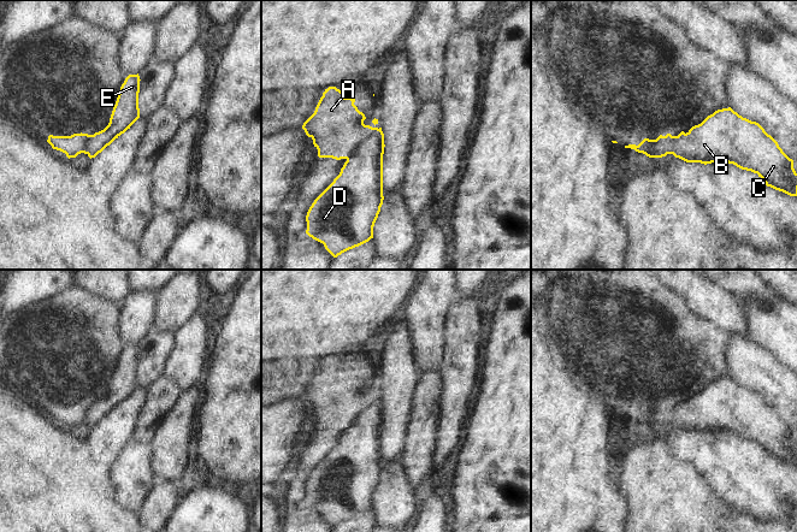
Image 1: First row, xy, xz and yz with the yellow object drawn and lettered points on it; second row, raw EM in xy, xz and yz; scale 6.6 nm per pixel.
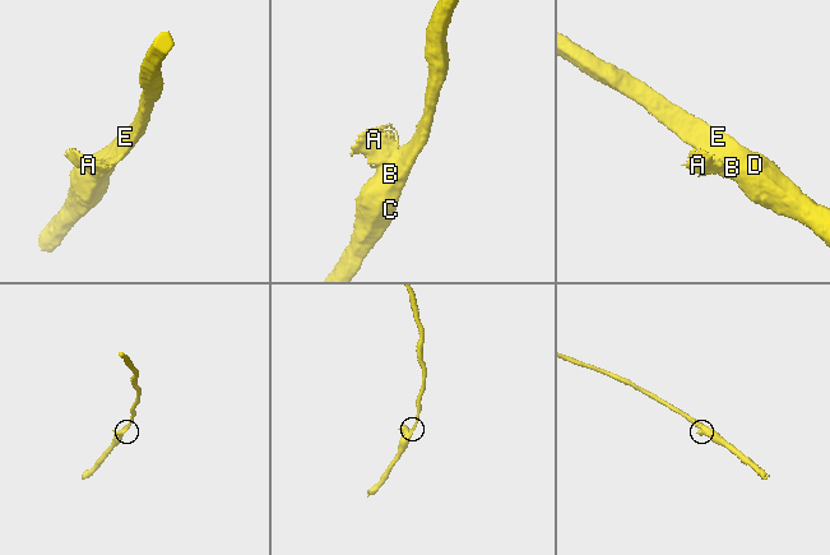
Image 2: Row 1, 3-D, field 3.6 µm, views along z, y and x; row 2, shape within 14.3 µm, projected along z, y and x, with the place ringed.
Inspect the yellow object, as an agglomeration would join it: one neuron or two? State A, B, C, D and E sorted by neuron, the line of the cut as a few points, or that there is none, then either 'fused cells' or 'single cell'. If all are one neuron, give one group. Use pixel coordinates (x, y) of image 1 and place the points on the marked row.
A / B C D E | xz (378, 129), (361, 145), (354, 155), (347, 159) | fused cells

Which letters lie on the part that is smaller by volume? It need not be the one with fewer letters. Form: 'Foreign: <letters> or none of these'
Foreign: A

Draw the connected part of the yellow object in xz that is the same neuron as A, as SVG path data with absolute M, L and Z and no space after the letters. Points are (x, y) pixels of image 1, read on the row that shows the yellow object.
M329 87L323 93L314 113L303 123L302 129L313 140L319 158L336 160L349 159L356 155L361 144L368 140L378 128L365 125L365 114L354 105L355 99L344 97L336 87Z

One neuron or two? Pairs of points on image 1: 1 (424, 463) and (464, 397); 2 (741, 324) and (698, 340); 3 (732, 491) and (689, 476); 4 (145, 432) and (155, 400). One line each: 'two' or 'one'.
1: two
2: two
3: two
4: one

